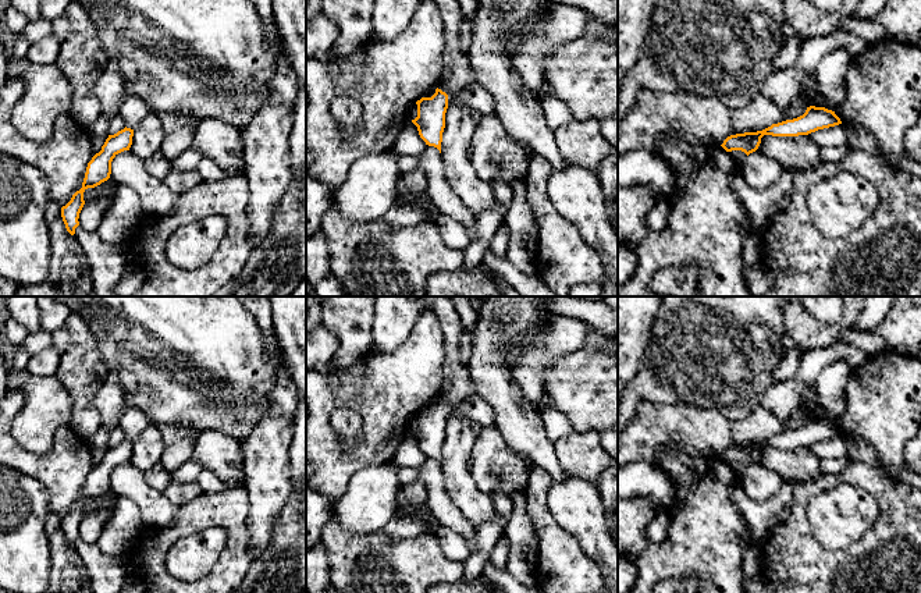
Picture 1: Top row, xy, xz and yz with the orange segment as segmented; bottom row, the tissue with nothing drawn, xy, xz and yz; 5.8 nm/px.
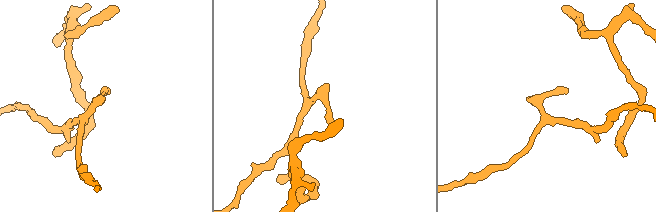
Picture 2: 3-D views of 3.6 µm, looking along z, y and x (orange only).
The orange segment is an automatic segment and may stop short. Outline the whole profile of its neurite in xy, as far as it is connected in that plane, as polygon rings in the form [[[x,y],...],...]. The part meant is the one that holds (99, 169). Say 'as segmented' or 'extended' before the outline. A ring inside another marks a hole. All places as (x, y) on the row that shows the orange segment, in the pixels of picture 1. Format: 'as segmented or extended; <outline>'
as segmented; [[[127,127],[114,135],[109,135],[102,146],[102,150],[88,163],[82,188],[72,195],[71,200],[65,206],[61,207],[63,221],[71,235],[75,234],[75,228],[79,226],[79,213],[85,205],[83,192],[88,188],[95,188],[110,178],[113,159],[118,153],[129,150],[132,136],[134,129]]]

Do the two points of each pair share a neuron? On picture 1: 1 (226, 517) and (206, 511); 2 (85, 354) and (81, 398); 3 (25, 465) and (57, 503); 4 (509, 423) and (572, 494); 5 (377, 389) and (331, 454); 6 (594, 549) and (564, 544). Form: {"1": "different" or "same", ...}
{"1": "same", "2": "same", "3": "same", "4": "different", "5": "same", "6": "different"}

